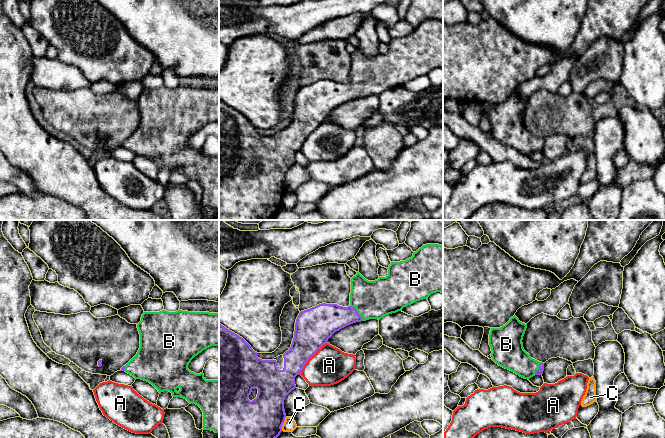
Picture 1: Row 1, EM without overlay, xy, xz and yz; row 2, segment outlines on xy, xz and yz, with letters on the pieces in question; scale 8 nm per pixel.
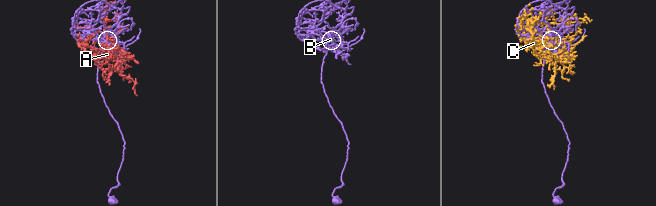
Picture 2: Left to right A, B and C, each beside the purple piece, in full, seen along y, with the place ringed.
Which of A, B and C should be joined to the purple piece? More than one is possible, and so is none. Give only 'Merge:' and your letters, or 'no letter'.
Merge: B

